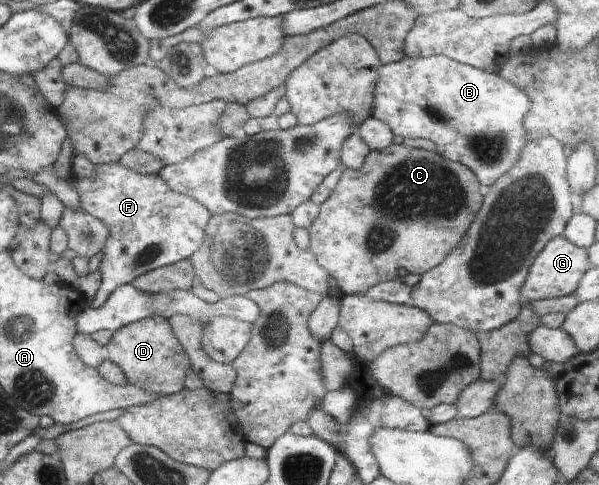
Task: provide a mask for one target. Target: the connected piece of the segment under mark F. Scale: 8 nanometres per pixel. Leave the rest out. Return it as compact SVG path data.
M96 164L92 177L71 176L73 188L80 194L81 208L90 217L102 220L109 229L109 238L103 247L104 255L99 265L100 287L92 307L102 306L108 296L121 285L130 284L137 277L159 268L188 259L202 245L204 230L211 213L190 196L172 191L159 174L141 174L116 164Z

